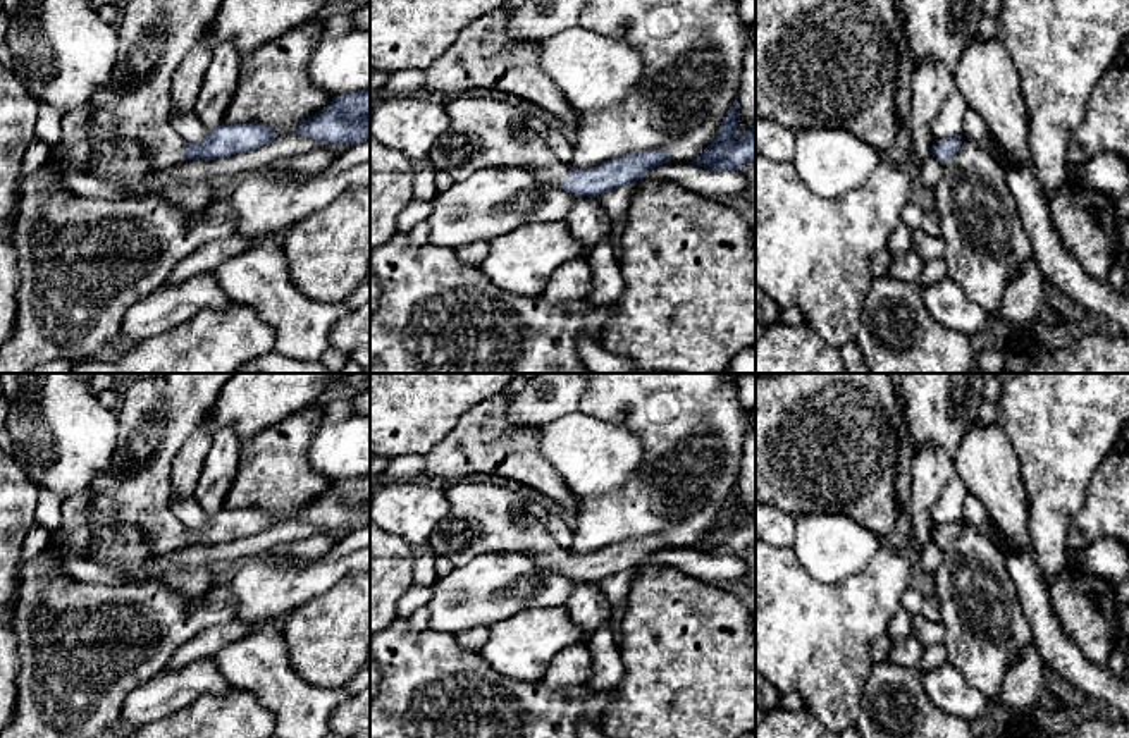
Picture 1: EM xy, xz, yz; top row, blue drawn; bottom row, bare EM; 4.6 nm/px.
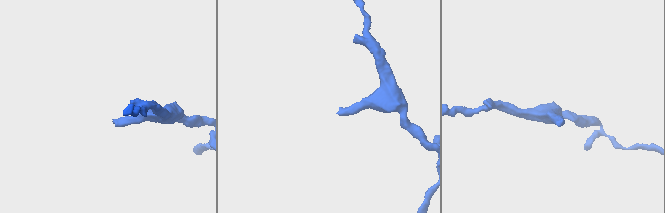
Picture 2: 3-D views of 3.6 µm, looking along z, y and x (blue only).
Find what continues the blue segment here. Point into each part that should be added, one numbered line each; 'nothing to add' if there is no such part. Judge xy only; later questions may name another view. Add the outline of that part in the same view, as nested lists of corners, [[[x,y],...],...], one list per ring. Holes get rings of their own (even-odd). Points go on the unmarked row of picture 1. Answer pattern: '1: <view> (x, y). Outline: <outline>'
1: xy (159, 413). Outline: [[[160,373],[136,377],[124,389],[110,466],[84,494],[62,499],[62,530],[43,550],[62,568],[69,557],[88,559],[95,514],[138,525],[153,552],[182,547],[184,525],[170,507],[176,456],[232,373]]]

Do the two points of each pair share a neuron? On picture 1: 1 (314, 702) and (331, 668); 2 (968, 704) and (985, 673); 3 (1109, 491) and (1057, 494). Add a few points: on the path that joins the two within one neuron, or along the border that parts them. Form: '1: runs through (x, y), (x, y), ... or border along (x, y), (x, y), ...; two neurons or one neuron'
1: border along (288, 663), (308, 683), (343, 688); two neurons
2: border along (947, 659), (990, 701); two neurons
3: border along (1107, 456), (1095, 473), (1086, 499), (1069, 528); two neurons

